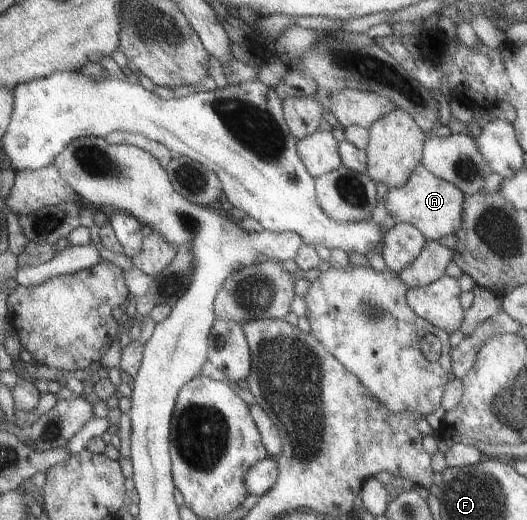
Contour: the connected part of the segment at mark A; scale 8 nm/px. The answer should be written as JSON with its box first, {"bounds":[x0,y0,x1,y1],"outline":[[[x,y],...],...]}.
{"bounds":[383,164,465,241],"outline":[[[422,164],[414,168],[403,187],[388,188],[383,198],[383,204],[396,224],[409,224],[431,241],[448,236],[461,228],[461,218],[464,216],[462,202],[465,202],[462,190],[438,178]]]}

